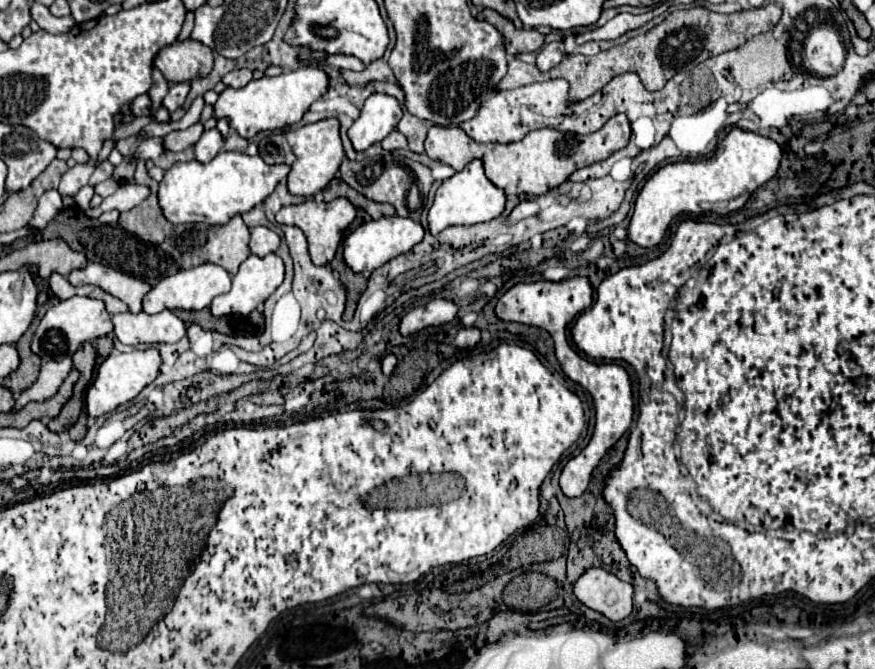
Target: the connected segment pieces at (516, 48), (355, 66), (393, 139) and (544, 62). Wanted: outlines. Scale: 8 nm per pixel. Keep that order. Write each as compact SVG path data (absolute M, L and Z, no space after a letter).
M483 9L481 17L491 23L503 37L505 37L505 49L507 55L519 55L519 53L533 53L539 51L543 47L543 35L539 31L527 31L527 29L515 29L515 25L501 17L497 11L493 9Z
M303 51L301 53L301 59L307 59L307 57L325 57L329 61L329 65L337 67L337 69L349 69L349 71L365 71L365 65L357 59L357 57L351 57L351 55L323 55L323 53L311 53L311 51Z
M397 129L395 131L391 131L385 139L383 139L383 143L381 143L381 147L385 149L385 151L395 151L395 149L405 149L407 147L407 139L405 139L405 135L403 133L399 133Z
M553 41L549 45L545 45L539 53L537 53L537 67L539 71L549 71L551 67L559 65L561 59L565 57L565 47L561 41Z

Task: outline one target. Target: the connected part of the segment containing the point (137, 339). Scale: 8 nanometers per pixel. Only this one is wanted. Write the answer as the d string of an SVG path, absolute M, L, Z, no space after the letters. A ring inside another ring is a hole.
M169 309L157 313L157 315L147 315L147 313L121 313L111 317L115 325L115 335L123 345L153 345L153 343L175 343L179 341L187 325L177 319Z

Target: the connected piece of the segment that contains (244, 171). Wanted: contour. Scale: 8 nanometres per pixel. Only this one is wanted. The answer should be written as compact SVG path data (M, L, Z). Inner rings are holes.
M219 153L207 165L193 161L175 163L165 171L159 183L159 205L163 215L171 223L205 223L225 225L231 217L243 215L261 205L277 187L277 183L289 174L289 165L267 165L261 157L249 157L243 153Z

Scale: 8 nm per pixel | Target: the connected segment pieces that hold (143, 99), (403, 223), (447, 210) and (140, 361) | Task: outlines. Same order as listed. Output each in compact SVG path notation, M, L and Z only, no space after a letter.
M139 95L139 97L135 97L131 103L129 103L129 111L131 111L131 115L135 117L141 117L141 115L149 115L149 107L151 107L151 101L149 101L149 97L147 95Z
M381 217L377 221L363 223L357 227L345 241L343 241L343 255L345 263L355 271L355 273L371 273L379 269L381 265L389 263L391 259L411 251L417 243L423 241L423 227L421 223L407 219L407 217Z
M475 159L463 171L455 173L447 181L443 181L443 185L437 189L435 201L427 215L429 231L431 231L431 235L437 235L451 225L475 225L475 223L491 221L495 217L499 217L503 213L503 209L505 209L505 193L501 189L497 189L485 177L481 161Z
M155 347L143 349L143 351L131 351L131 353L119 353L113 351L99 367L97 377L93 381L93 385L87 389L85 395L85 405L87 405L87 415L89 417L99 417L117 409L119 405L129 403L131 399L135 399L151 381L155 381L155 377L159 375L159 367L161 367L161 357L159 351Z

